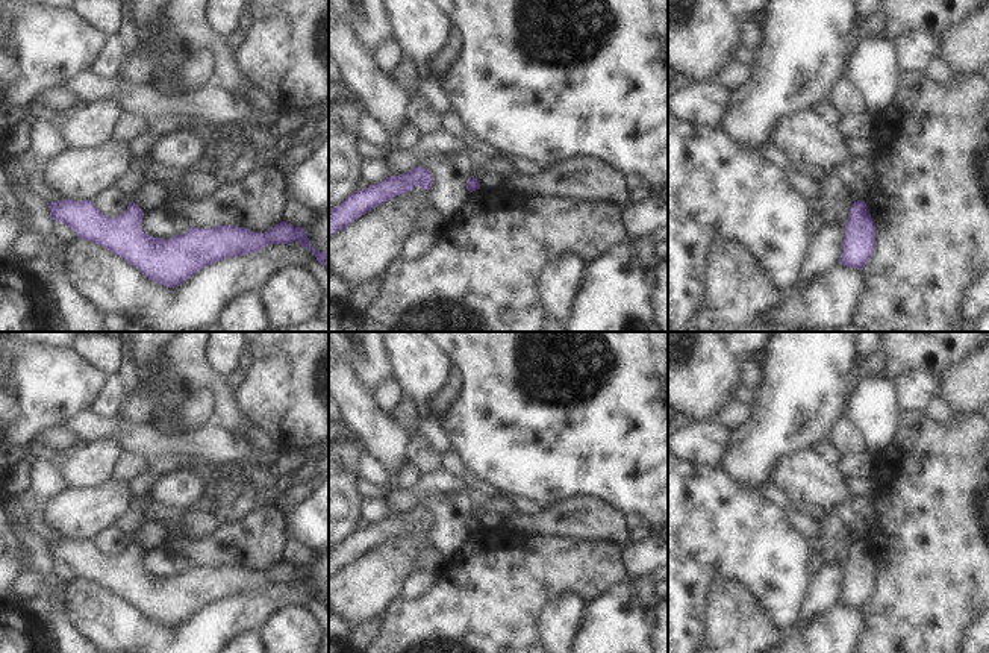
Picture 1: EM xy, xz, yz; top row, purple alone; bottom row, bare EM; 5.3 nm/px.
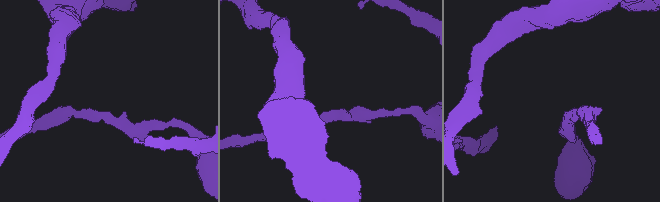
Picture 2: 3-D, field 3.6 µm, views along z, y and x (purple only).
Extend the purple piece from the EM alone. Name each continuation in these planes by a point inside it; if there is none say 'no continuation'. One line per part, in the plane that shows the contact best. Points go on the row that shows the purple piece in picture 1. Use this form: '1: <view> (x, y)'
no continuation

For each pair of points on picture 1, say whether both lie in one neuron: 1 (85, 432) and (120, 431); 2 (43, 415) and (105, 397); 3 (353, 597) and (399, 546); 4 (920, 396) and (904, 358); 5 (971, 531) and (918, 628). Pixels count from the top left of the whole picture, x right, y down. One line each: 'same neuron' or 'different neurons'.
1: same neuron
2: different neurons
3: same neuron
4: different neurons
5: same neuron

